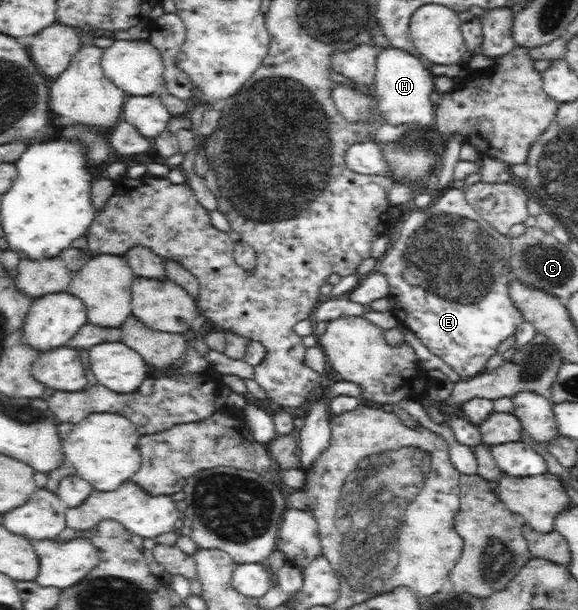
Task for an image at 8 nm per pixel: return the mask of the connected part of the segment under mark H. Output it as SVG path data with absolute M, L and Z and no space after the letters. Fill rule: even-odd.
M383 47L379 50L375 59L374 87L378 103L381 110L389 118L389 123L399 124L418 124L420 130L429 129L436 123L435 108L430 102L430 93L434 87L429 66L420 56L413 52L406 51L405 48Z

